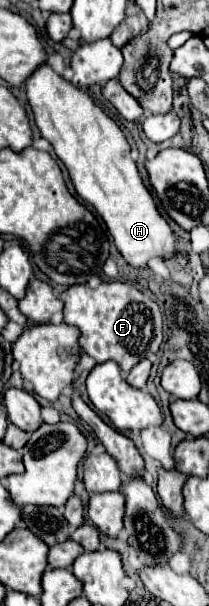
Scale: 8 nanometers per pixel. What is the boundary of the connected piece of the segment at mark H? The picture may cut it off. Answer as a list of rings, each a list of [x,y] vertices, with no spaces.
[[[47,62],[25,80],[25,92],[41,136],[51,142],[57,158],[65,164],[77,194],[105,220],[107,230],[127,264],[145,268],[153,256],[173,256],[173,230],[159,214],[151,192],[143,184],[121,128],[91,100],[87,92],[61,78]]]

